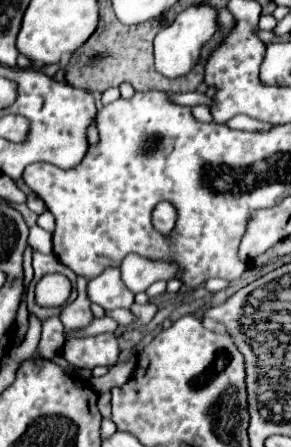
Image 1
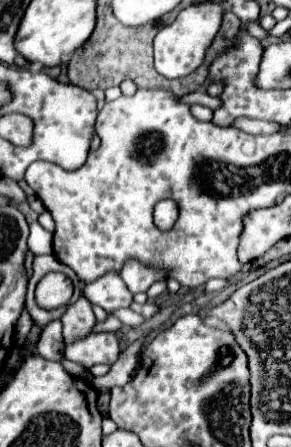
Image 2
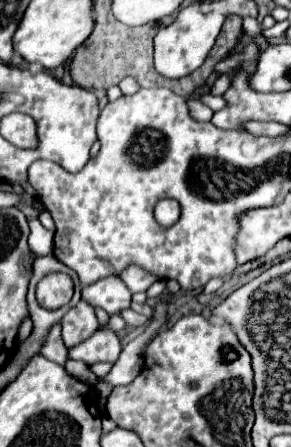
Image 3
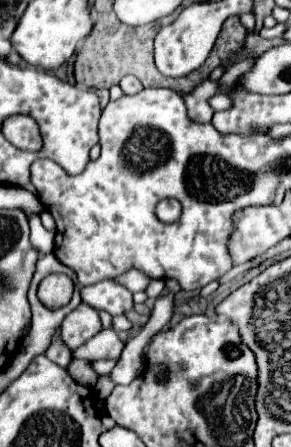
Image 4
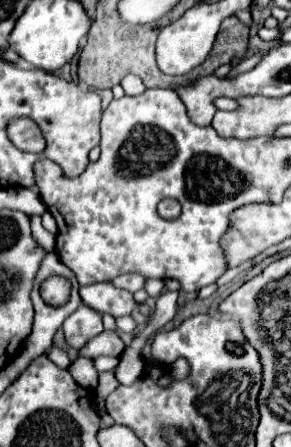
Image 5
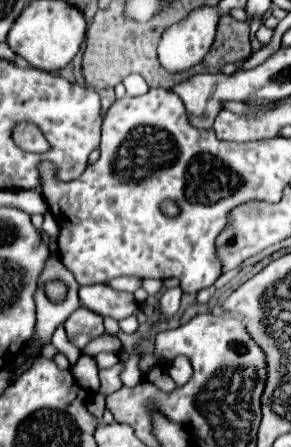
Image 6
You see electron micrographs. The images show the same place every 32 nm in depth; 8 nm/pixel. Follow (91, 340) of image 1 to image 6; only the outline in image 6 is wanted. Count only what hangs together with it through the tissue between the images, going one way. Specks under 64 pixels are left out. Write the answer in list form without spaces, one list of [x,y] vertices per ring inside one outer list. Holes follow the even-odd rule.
[[[100,336],[100,340],[92,340],[92,344],[88,344],[88,348],[82,350],[82,354],[88,354],[88,356],[96,356],[100,352],[114,352],[118,354],[122,350],[122,344],[116,336]]]

